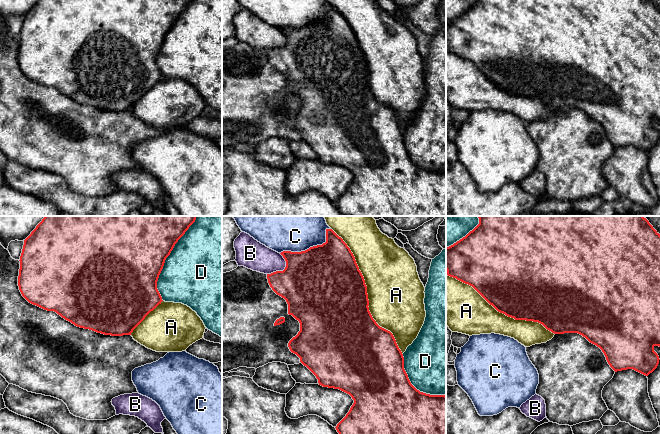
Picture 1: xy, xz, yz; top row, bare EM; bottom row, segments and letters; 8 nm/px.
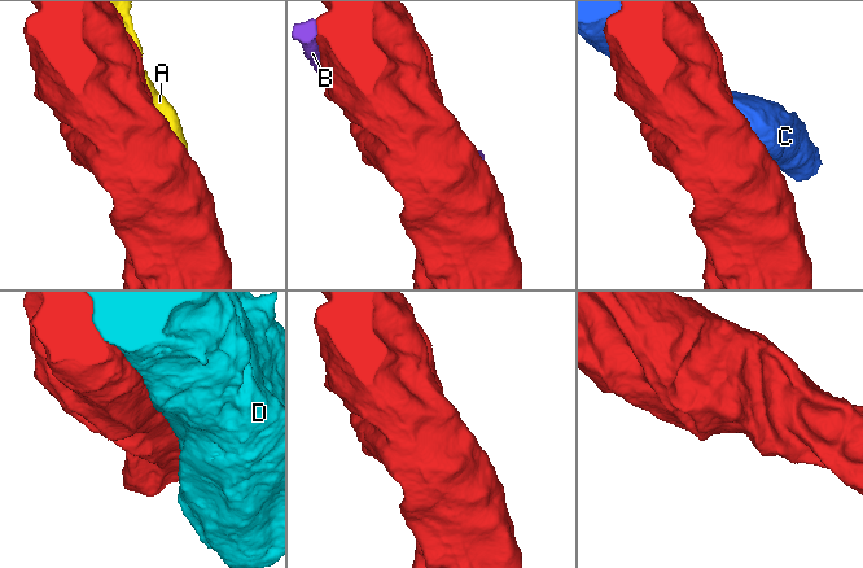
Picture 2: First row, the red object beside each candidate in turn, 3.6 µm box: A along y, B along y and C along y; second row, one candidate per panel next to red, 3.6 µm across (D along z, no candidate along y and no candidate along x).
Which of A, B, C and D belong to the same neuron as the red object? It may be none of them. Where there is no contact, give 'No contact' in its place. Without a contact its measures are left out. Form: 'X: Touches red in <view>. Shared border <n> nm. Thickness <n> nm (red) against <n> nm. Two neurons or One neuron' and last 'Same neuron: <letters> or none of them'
A: Touches red in xz. Shared border 1150 nm. Thickness 500 nm (red) against 460 nm. One neuron
B: Touches red in xz. Shared border 200 nm. Thickness 500 nm (red) against 220 nm. Two neurons
C: Touches red in xz. Shared border 460 nm. Thickness 500 nm (red) against 480 nm. Two neurons
D: Touches red in xy. Shared border 750 nm. Thickness 500 nm (red) against 480 nm. Two neurons
Same neuron: A

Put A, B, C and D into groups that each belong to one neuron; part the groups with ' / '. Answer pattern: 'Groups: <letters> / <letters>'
Groups: A / B C / D

